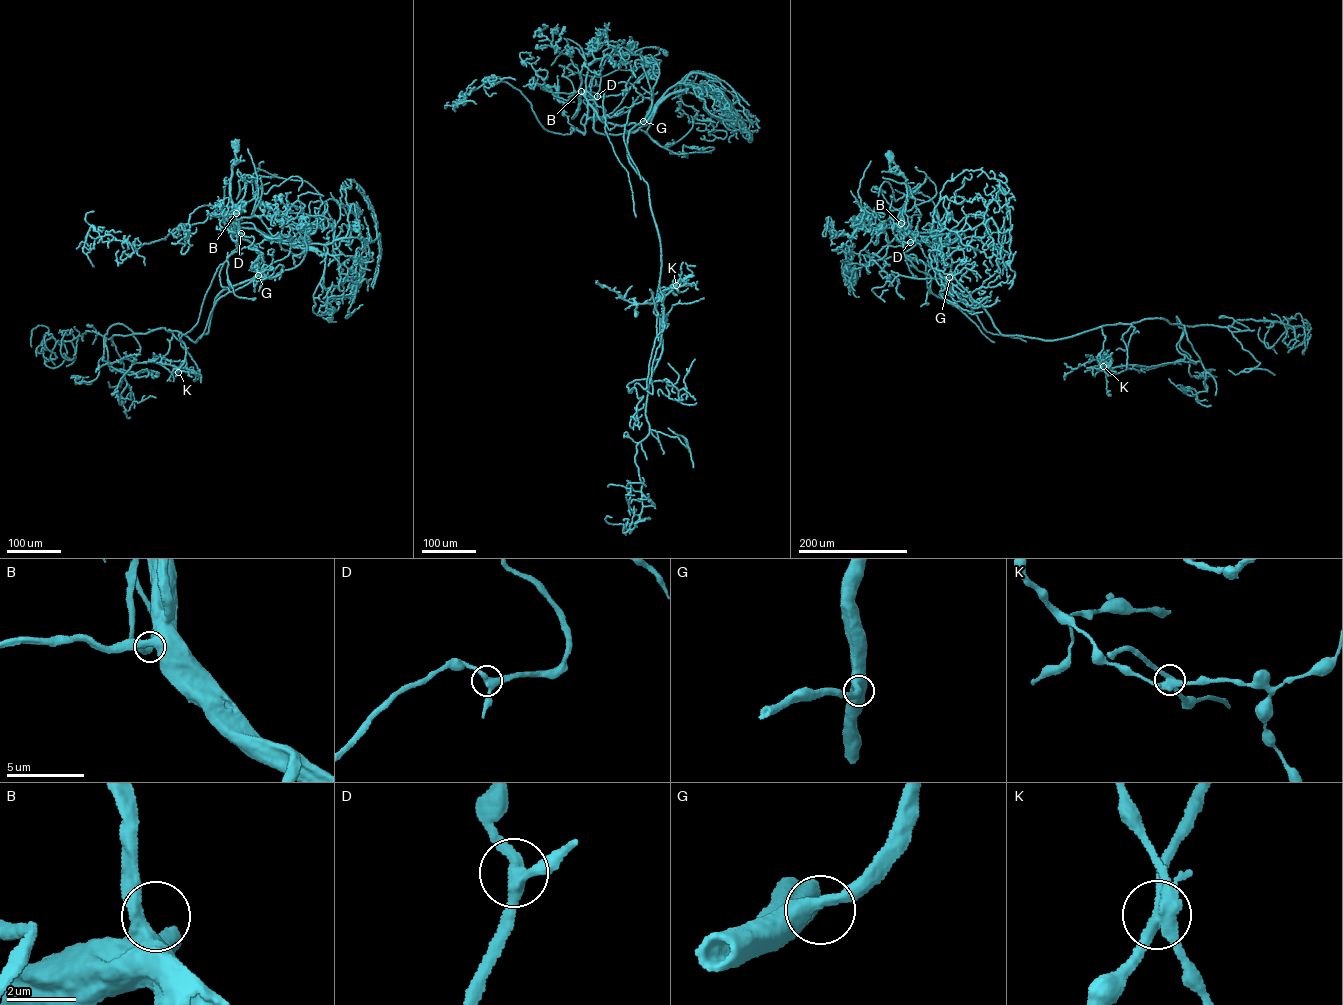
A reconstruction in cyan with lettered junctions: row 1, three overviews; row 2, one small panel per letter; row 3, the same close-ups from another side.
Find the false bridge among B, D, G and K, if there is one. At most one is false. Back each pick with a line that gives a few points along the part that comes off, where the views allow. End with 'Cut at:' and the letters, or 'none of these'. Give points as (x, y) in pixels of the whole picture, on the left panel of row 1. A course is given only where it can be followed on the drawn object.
K: course (178, 371), (171, 372), (153, 362), (124, 358), (98, 367), (96, 372)
Cut at: K

